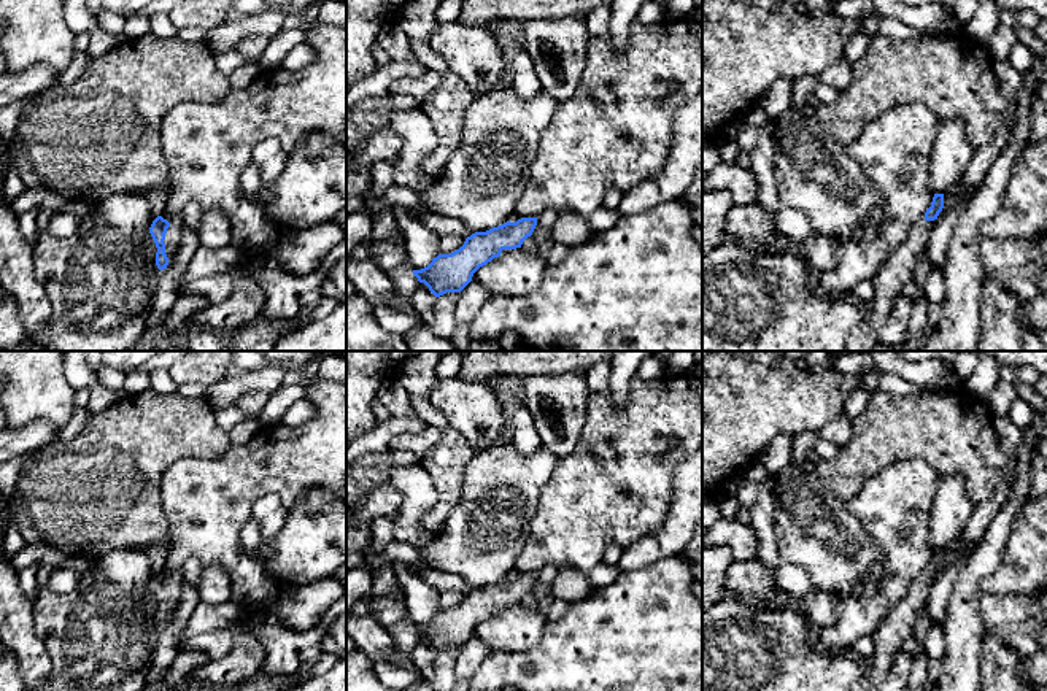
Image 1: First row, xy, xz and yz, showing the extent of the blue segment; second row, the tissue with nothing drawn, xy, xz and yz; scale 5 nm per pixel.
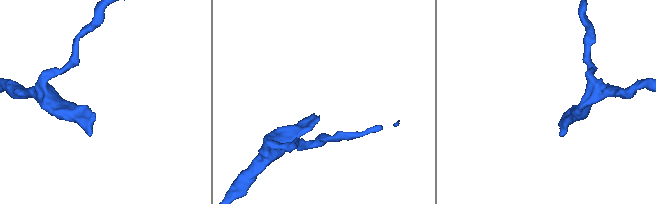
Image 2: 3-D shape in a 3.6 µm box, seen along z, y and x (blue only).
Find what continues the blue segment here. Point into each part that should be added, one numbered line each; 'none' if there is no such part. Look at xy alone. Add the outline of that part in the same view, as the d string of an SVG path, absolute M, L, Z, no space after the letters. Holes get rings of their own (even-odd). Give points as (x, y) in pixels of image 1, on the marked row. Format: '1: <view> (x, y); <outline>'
1: xy (173, 235); M181 221L172 222L170 227L167 229L164 243L165 243L165 254L168 257L168 264L181 245L183 232L184 229L181 226Z

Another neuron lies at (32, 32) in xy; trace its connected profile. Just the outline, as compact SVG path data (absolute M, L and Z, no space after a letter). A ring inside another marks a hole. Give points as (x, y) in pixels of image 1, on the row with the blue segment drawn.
M0 0L0 51L8 71L46 64L57 73L75 56L75 33L64 17L65 0Z

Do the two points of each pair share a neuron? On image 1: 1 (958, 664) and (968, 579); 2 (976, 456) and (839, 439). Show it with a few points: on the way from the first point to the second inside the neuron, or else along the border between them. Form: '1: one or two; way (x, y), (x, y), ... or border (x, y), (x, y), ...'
1: one; way (960, 644), (960, 599)
2: two; border (852, 420), (852, 436), (839, 448)

